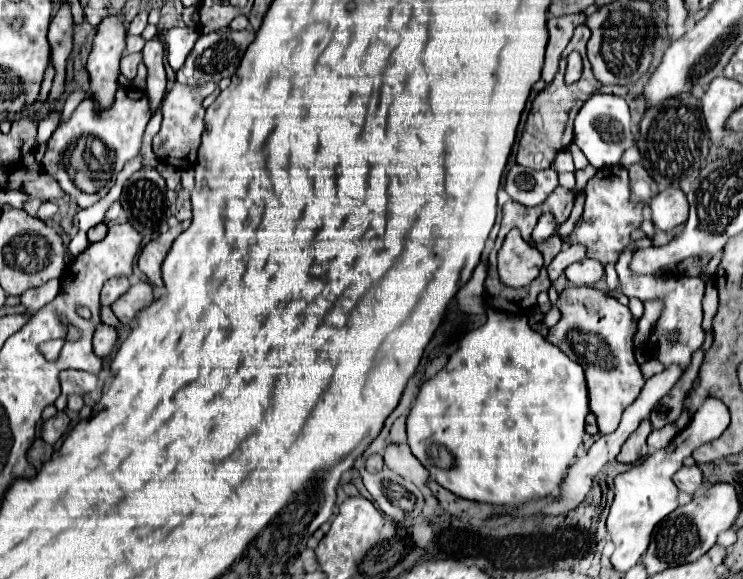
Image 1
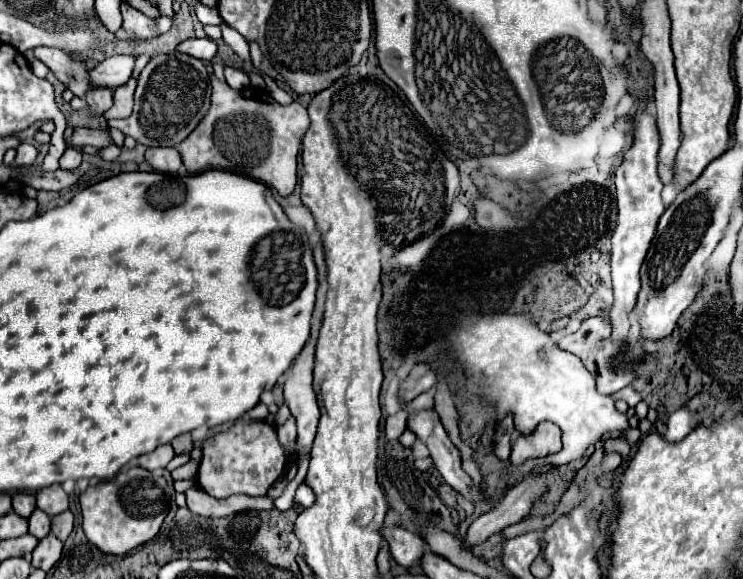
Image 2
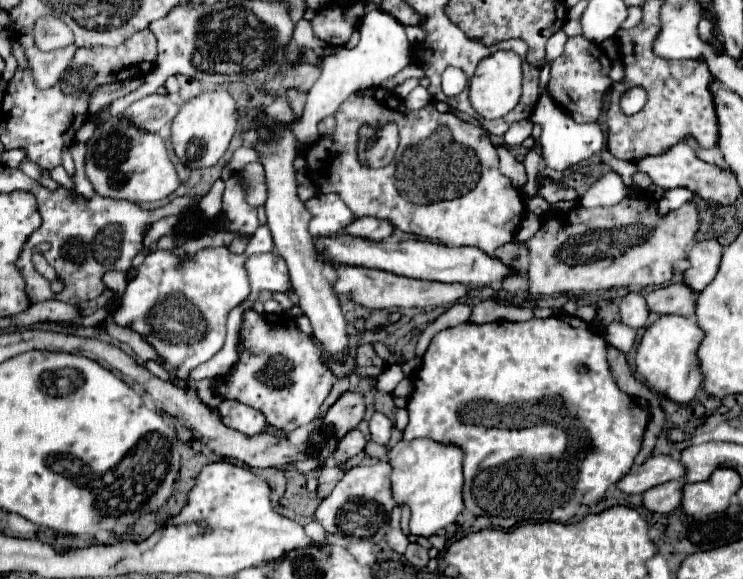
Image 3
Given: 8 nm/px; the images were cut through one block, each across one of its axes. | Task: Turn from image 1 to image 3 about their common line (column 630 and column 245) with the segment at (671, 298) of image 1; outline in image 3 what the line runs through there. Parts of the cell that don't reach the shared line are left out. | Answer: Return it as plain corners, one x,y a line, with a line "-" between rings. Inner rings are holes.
260,226
244,254
232,254
228,248
204,248
196,254
188,254
186,262
178,264
178,258
170,252
154,252
146,256
146,260
138,268
138,276
128,284
120,308
114,312
114,322
120,328
130,328
138,332
166,360
162,364
166,372
178,376
180,380
188,380
192,368
210,360
224,346
230,308
236,308
252,292
248,284
248,274
244,270
244,260
248,258
248,254
268,253
272,249
273,241
268,226

